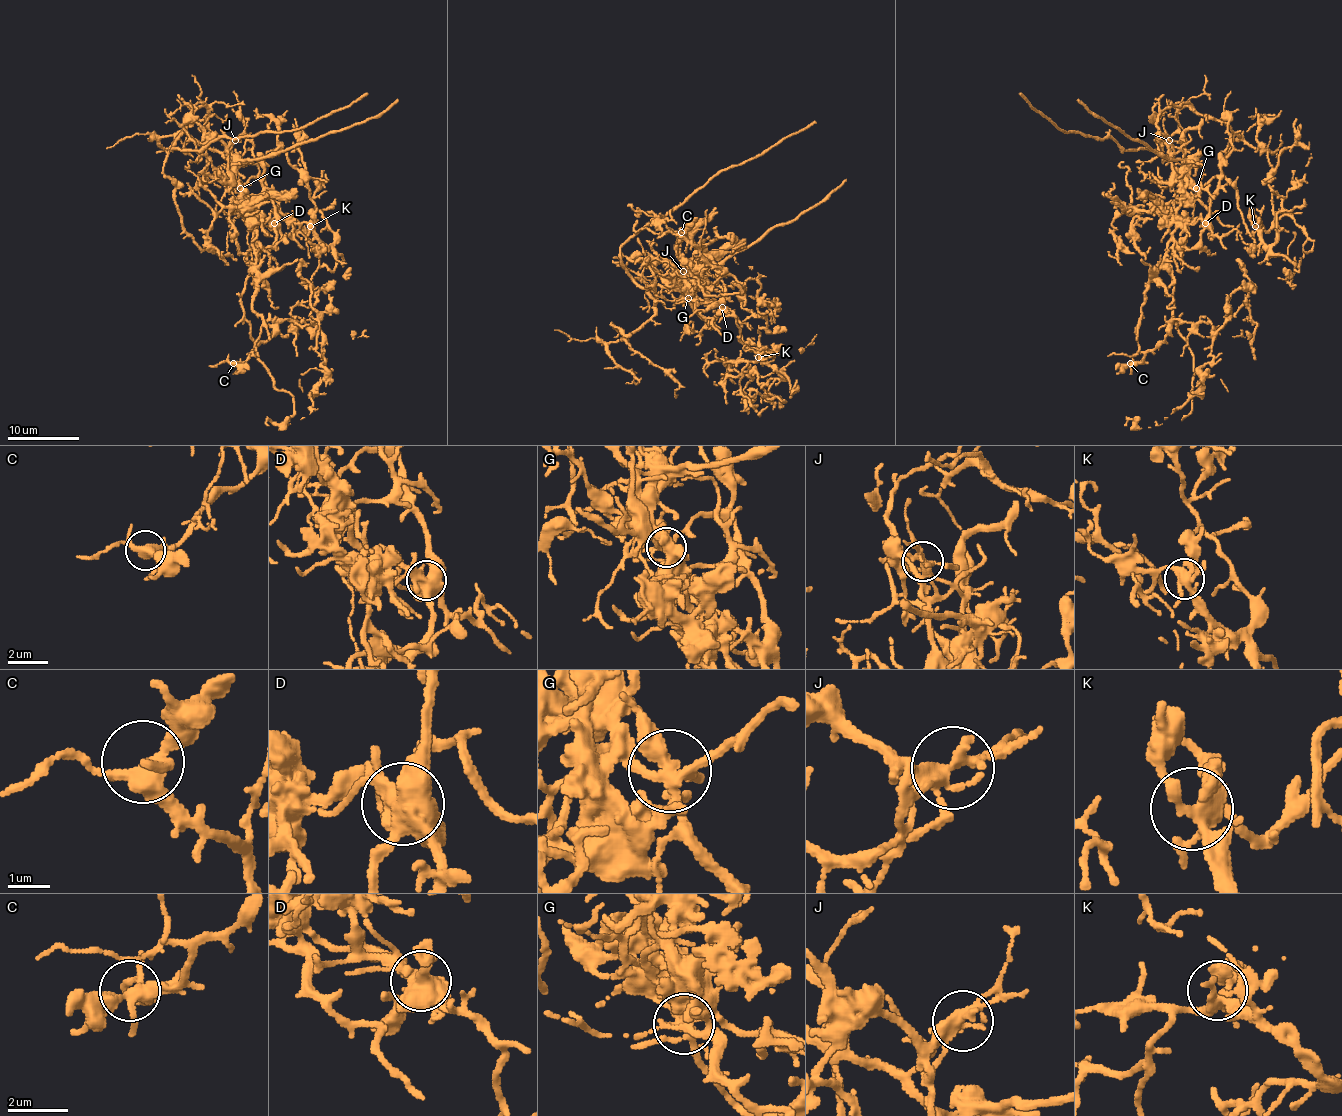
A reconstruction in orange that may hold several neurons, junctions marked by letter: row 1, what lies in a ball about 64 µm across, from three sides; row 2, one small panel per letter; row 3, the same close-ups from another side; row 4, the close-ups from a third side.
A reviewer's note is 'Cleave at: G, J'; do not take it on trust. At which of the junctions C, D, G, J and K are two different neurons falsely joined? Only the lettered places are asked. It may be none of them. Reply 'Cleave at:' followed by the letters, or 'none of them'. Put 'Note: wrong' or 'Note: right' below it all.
Cleave at: D, G, J
Note: wrong

